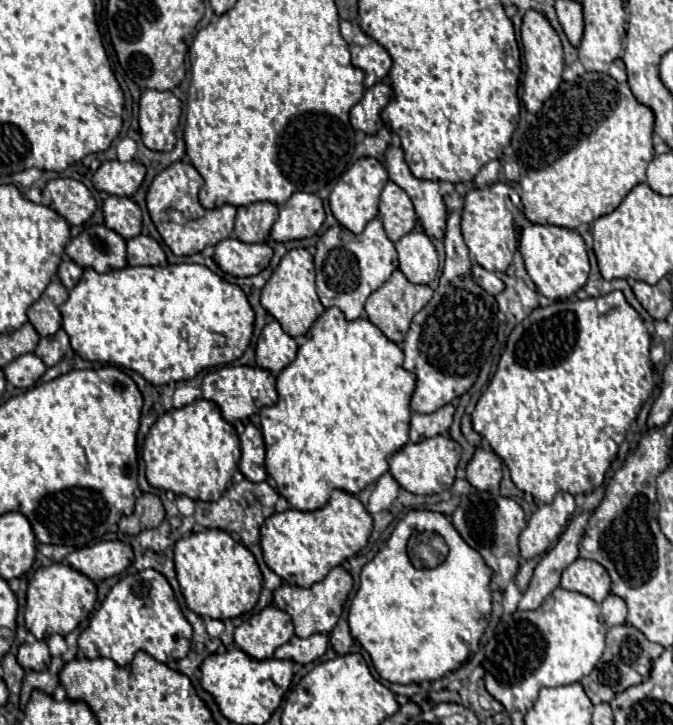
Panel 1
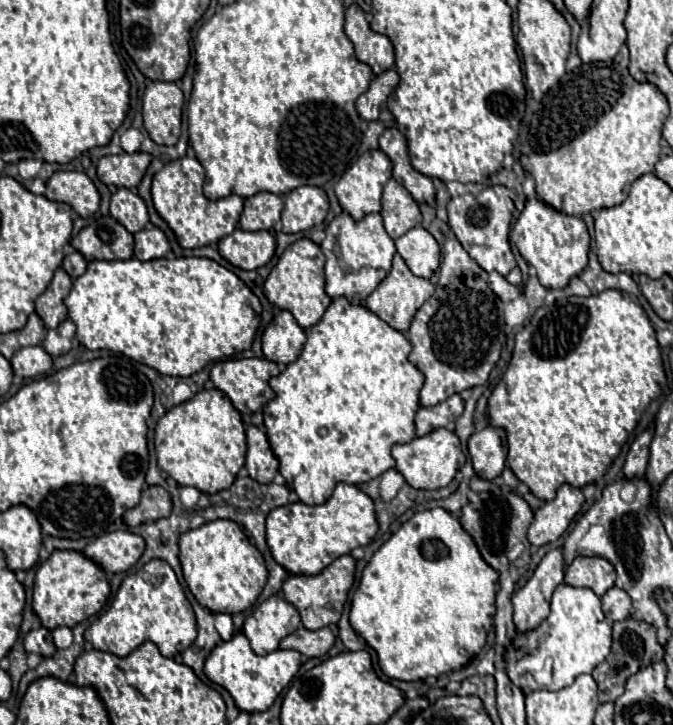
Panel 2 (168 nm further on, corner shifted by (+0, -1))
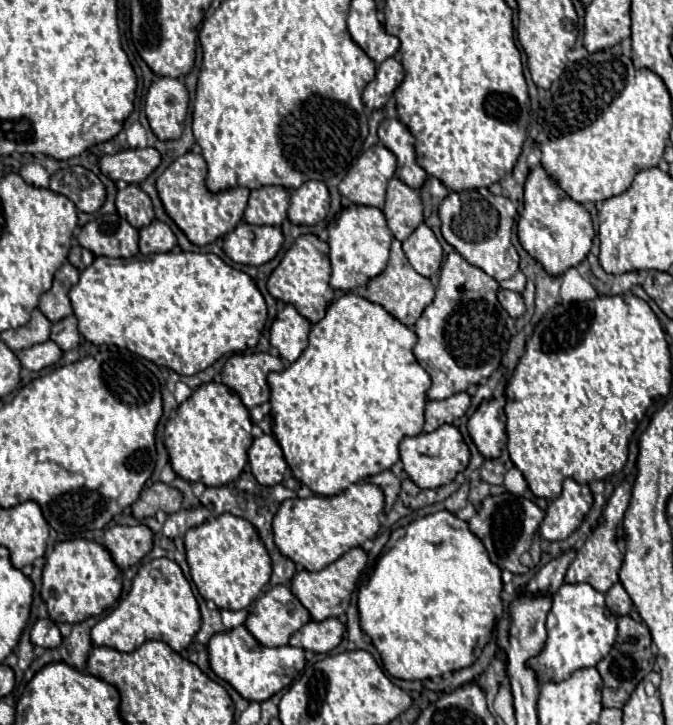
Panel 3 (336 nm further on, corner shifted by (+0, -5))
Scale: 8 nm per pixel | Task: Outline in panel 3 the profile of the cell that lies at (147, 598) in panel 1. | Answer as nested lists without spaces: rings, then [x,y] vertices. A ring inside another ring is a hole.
[[[152,559],[132,579],[130,593],[92,627],[94,645],[112,647],[122,653],[136,651],[144,641],[164,641],[172,651],[186,649],[200,631],[200,609],[190,583],[170,559]]]

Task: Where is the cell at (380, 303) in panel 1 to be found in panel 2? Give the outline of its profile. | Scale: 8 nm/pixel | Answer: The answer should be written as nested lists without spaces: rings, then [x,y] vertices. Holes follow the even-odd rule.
[[[396,253],[392,259],[392,269],[390,273],[380,281],[380,285],[368,295],[366,299],[366,307],[372,309],[380,319],[384,319],[388,325],[392,325],[394,329],[406,333],[410,327],[412,317],[416,315],[416,311],[422,307],[424,301],[428,301],[434,295],[434,285],[428,279],[416,277],[408,265],[404,263],[404,259]]]

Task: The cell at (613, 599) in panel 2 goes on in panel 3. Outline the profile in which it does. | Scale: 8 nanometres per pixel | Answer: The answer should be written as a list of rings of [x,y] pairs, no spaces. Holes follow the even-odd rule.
[[[616,583],[610,591],[606,591],[606,605],[612,611],[612,615],[616,615],[616,617],[624,617],[630,613],[632,599],[628,597],[622,583]]]

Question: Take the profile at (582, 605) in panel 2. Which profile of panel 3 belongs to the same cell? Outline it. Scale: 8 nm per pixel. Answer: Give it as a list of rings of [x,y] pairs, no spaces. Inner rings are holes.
[[[564,583],[552,597],[552,609],[546,623],[548,639],[544,649],[538,653],[536,673],[540,681],[564,681],[578,669],[596,667],[596,663],[608,655],[616,639],[616,617],[608,611],[604,595],[586,583],[568,585]],[[548,667],[554,675],[548,673]]]

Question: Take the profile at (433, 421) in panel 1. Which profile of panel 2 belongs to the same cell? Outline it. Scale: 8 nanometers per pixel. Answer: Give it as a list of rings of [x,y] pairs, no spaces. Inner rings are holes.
[[[452,395],[434,407],[420,407],[416,413],[416,435],[422,437],[440,427],[452,427],[452,423],[462,415],[464,401],[460,395]]]

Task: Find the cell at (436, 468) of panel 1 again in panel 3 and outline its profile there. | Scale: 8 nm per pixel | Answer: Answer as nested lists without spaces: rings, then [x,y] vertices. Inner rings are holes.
[[[442,425],[432,433],[420,433],[416,437],[404,437],[400,441],[400,459],[404,463],[406,475],[422,489],[442,487],[454,481],[456,473],[464,471],[470,459],[468,445],[464,443],[460,431],[454,425]]]

